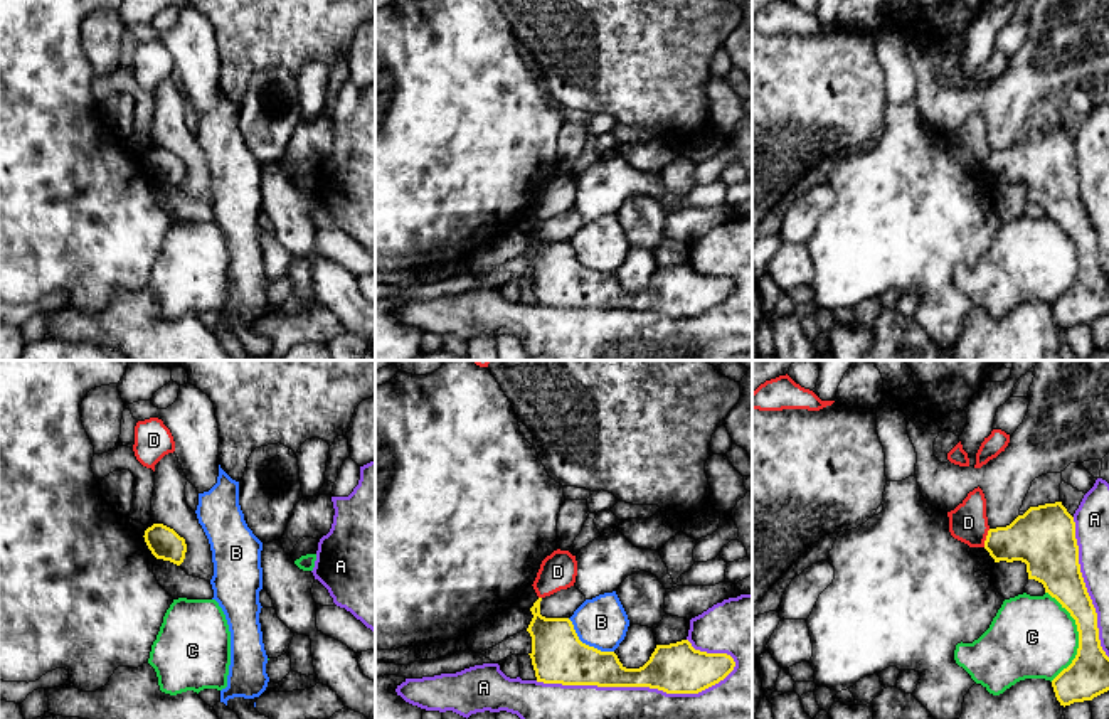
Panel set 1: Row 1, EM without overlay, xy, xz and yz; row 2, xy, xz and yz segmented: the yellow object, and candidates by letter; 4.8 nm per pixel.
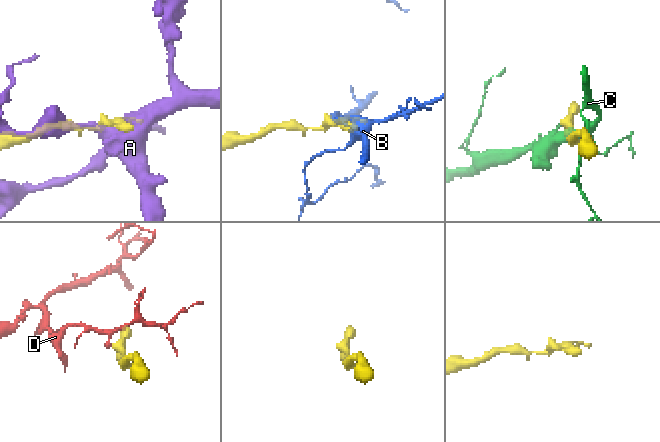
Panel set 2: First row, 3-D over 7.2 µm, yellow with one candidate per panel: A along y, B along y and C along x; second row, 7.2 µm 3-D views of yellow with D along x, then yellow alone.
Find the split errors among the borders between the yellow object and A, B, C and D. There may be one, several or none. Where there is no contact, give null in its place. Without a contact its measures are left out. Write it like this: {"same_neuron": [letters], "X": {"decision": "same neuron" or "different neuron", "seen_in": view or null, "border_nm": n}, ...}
{"same_neuron": [], "A": {"decision": "different neuron", "seen_in": "xz", "border_nm": 950}, "B": {"decision": "different neuron", "seen_in": "xz", "border_nm": 280}, "C": {"decision": "different neuron", "seen_in": "yz", "border_nm": 440}, "D": {"decision": "different neuron", "seen_in": "yz", "border_nm": 90}}

